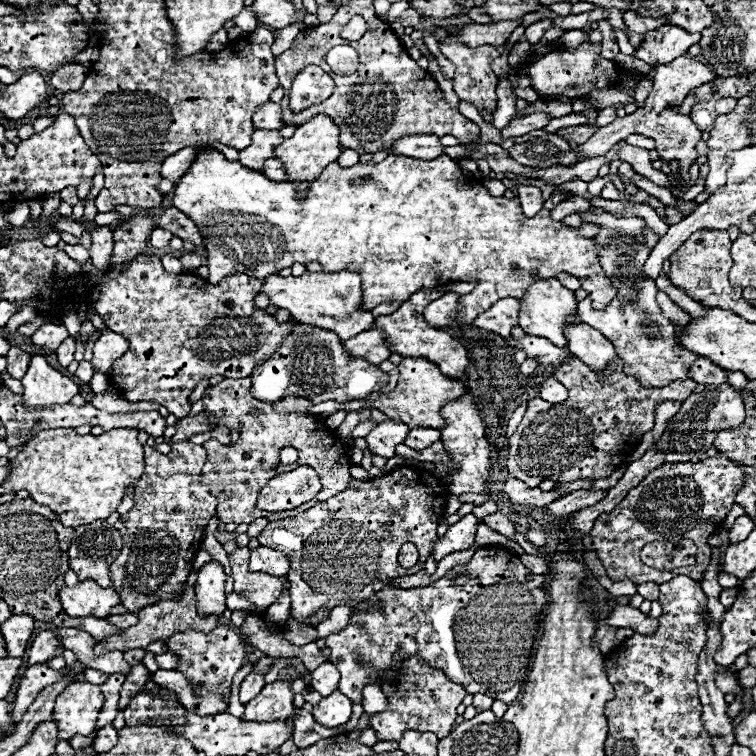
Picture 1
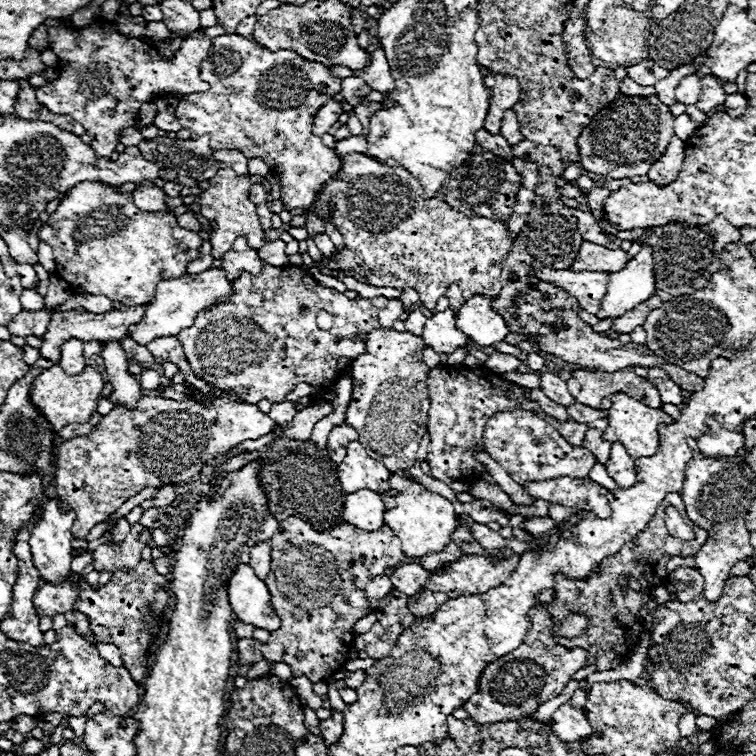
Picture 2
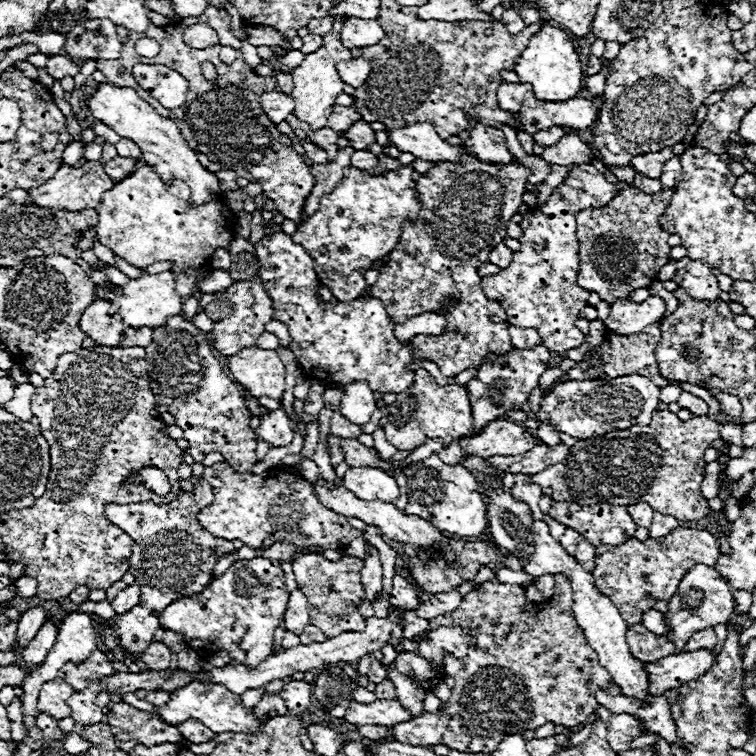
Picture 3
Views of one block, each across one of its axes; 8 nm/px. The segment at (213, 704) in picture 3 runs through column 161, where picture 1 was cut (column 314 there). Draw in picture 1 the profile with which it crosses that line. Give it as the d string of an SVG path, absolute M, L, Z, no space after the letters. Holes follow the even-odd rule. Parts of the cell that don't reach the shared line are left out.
M332 692L330 696L324 696L320 700L320 704L314 706L312 714L314 714L316 722L320 722L322 726L336 728L336 726L342 726L350 720L352 702L342 692Z

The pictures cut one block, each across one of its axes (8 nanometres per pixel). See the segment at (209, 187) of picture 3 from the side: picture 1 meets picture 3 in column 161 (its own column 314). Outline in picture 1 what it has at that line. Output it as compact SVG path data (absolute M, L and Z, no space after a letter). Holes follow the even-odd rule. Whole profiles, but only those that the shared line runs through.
M318 114L318 116L312 116L308 122L300 124L292 138L276 146L274 154L278 160L284 162L290 182L300 182L300 180L308 182L308 180L314 180L318 172L322 172L330 162L338 160L338 156L342 154L342 146L338 138L340 138L340 128L332 122L332 118L326 114Z

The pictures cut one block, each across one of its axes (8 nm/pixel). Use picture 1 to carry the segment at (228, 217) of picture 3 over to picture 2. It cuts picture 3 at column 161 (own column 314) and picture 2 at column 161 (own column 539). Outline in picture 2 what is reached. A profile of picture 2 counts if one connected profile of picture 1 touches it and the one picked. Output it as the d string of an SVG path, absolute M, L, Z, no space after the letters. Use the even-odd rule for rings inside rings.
M100 182L76 184L58 204L56 212L50 214L48 222L38 230L38 238L48 242L54 250L56 274L74 286L80 294L106 296L118 300L124 306L148 304L156 294L160 280L170 280L188 274L186 266L198 258L200 236L192 230L178 226L176 216L164 212L144 212L134 204L132 192L116 192L114 188Z

